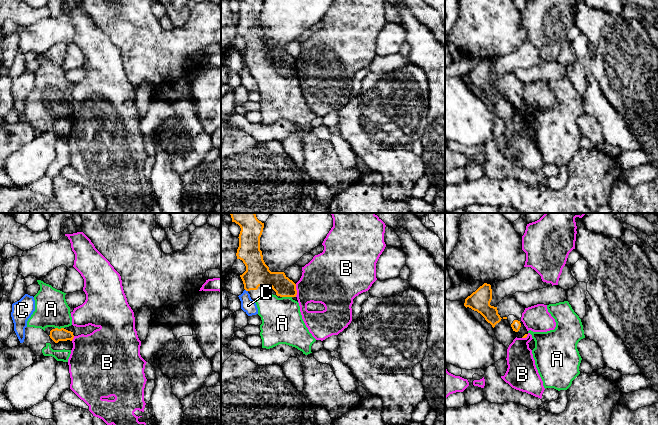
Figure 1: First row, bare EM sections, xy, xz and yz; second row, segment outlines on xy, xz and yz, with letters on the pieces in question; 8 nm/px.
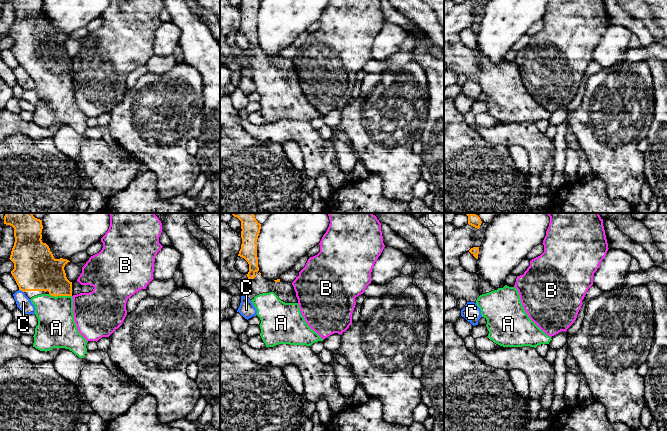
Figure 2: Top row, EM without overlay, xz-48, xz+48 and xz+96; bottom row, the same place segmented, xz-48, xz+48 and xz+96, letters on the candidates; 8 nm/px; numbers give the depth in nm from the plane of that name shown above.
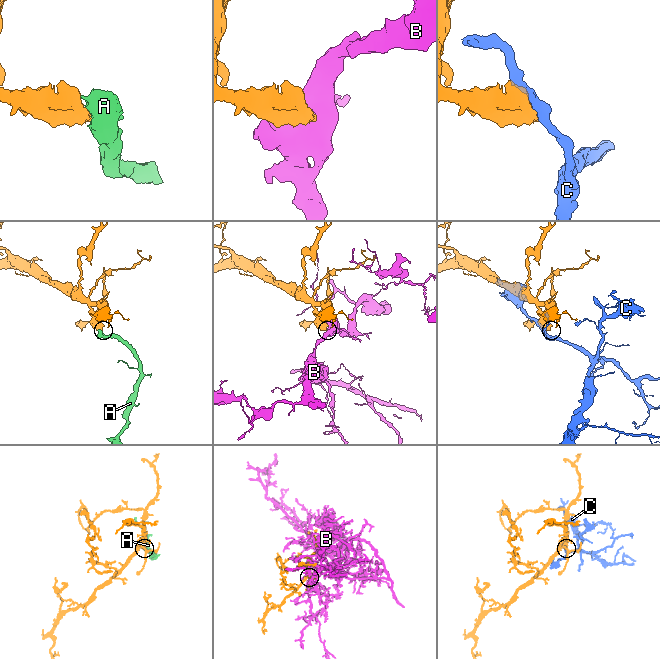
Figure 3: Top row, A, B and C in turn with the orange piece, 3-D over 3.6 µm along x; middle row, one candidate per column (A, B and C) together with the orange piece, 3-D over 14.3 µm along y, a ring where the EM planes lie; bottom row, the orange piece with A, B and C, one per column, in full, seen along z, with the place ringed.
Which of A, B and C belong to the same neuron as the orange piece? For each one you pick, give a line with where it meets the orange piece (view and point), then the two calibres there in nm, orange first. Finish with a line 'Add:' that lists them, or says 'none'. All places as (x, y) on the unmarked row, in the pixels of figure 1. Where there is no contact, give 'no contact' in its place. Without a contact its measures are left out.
A: meets orange in xz at (287, 72); 160 nm thick on the orange side, 320 nm on the other
Add: A

